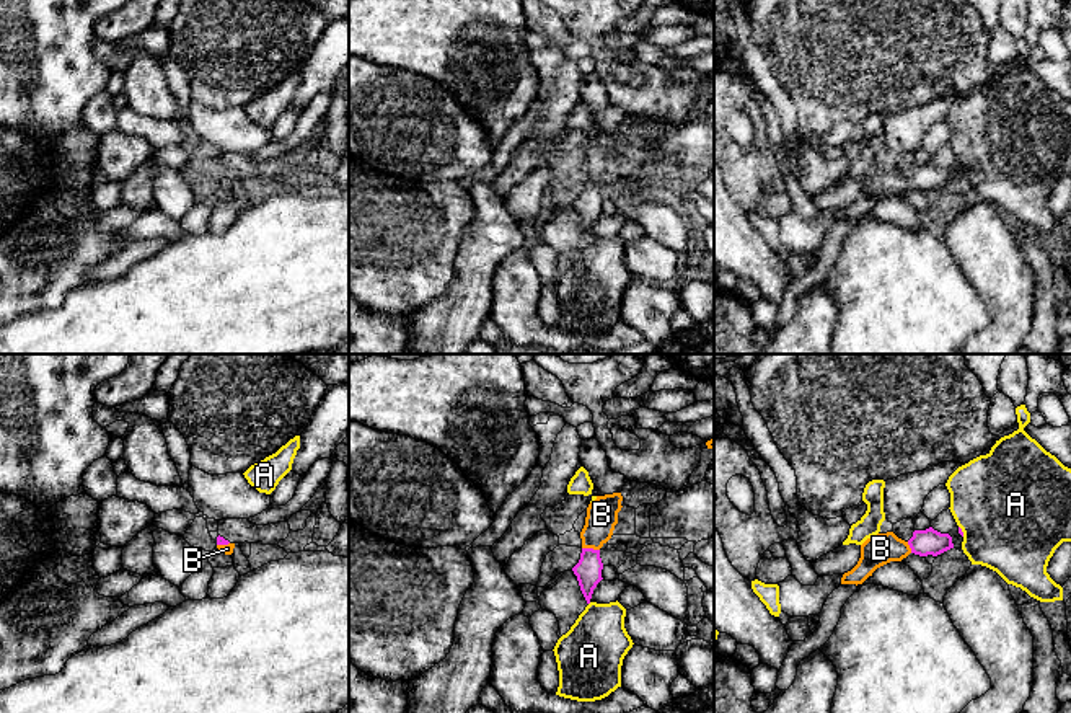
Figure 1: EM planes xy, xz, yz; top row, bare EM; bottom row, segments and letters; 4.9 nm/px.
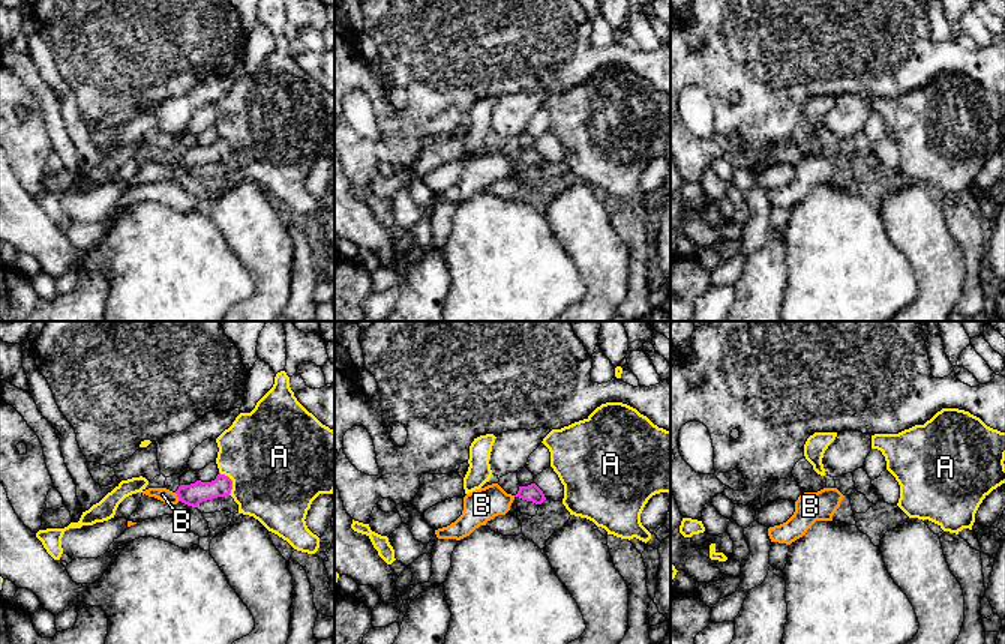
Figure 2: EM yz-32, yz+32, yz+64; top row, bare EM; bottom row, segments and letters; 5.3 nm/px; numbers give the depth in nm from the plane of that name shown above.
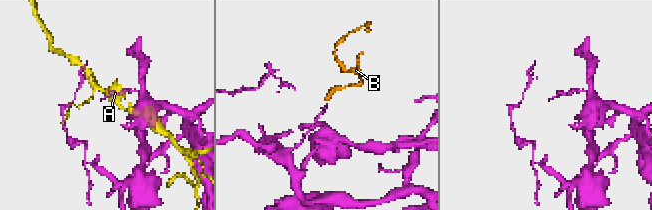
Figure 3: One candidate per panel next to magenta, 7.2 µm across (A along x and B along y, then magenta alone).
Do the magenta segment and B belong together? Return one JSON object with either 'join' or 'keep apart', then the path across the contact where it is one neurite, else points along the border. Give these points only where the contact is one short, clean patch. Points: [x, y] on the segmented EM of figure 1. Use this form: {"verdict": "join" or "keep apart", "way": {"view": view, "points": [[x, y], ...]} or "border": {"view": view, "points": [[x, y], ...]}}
{"verdict": "join", "way": {"view": "xz", "points": [[589, 568], [590, 549], [602, 514]]}}

